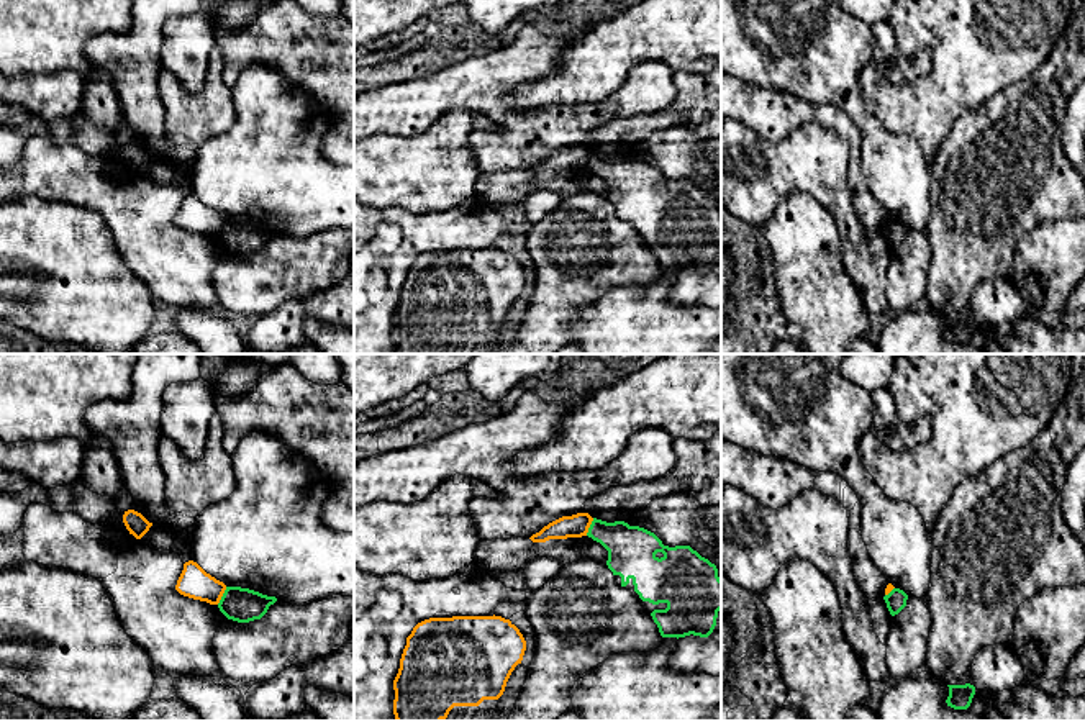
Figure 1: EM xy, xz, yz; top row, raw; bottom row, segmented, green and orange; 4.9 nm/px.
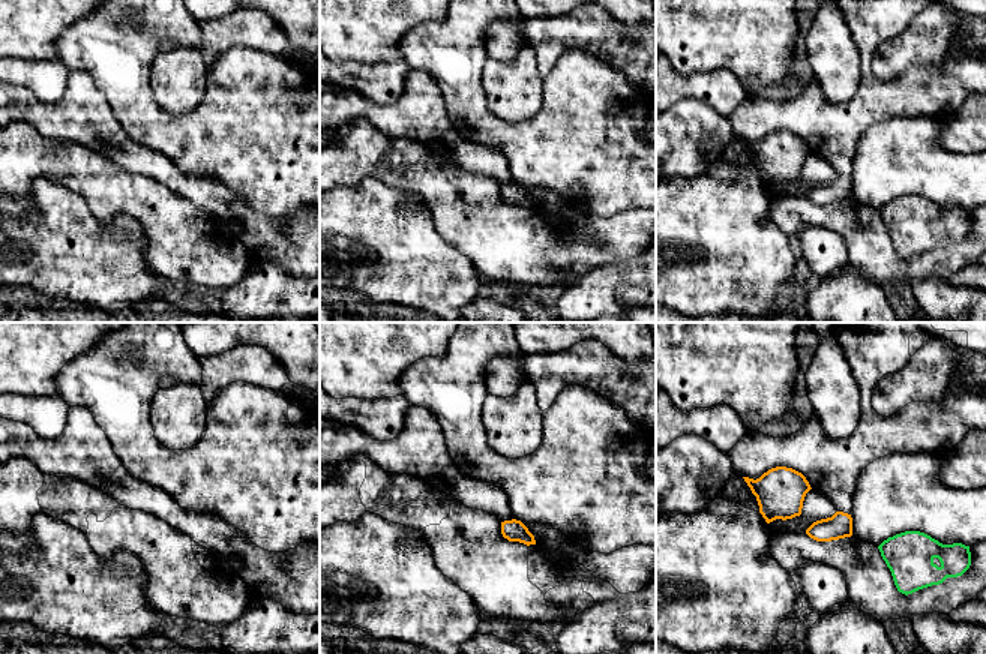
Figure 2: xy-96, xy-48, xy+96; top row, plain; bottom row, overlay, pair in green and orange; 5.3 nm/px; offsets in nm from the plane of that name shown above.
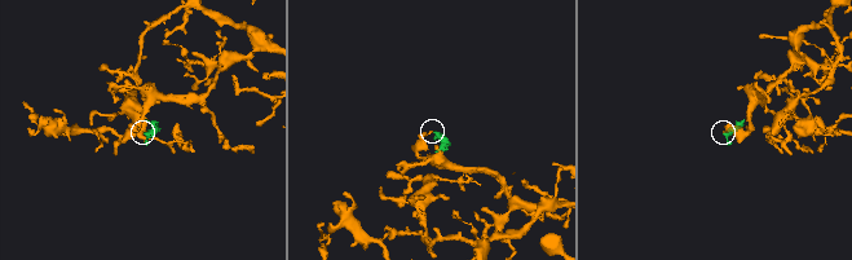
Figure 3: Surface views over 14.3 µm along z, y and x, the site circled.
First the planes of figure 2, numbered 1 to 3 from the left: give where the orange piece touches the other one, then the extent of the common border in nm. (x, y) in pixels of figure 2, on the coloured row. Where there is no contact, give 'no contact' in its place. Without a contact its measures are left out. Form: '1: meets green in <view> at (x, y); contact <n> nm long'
1: no contact
2: no contact
3: no contact

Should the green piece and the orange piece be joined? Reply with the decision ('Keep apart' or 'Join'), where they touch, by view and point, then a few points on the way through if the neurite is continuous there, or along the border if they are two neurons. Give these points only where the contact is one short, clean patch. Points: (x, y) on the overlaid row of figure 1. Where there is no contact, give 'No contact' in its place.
Keep apart. Touches green at xy (223, 595). Boundary: xy (226, 587), (217, 603)

